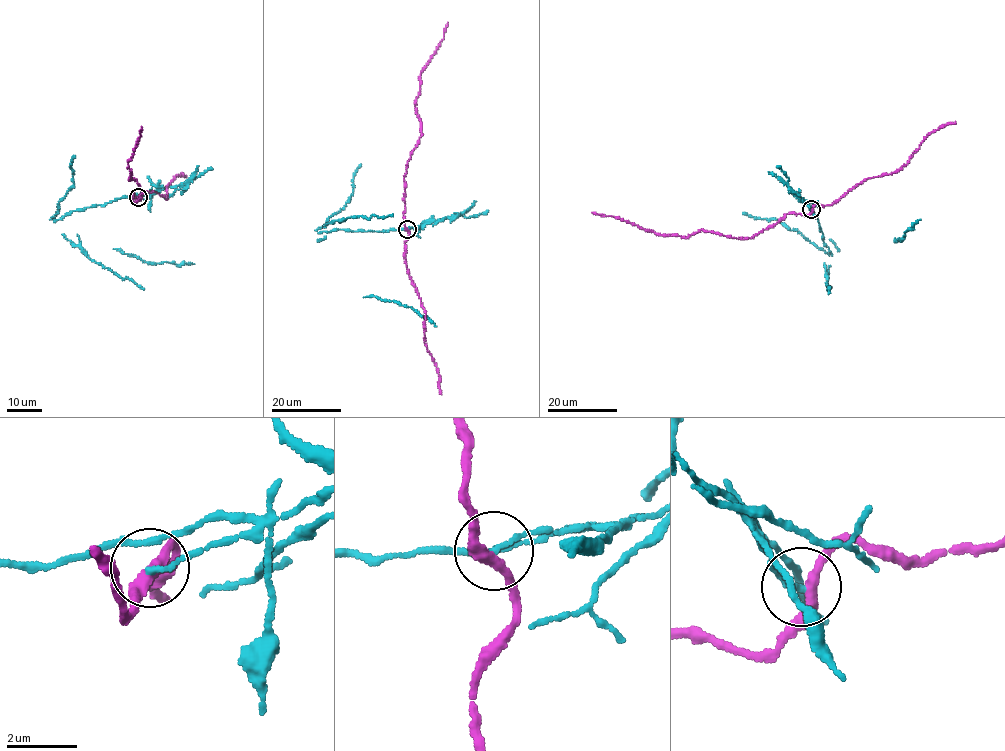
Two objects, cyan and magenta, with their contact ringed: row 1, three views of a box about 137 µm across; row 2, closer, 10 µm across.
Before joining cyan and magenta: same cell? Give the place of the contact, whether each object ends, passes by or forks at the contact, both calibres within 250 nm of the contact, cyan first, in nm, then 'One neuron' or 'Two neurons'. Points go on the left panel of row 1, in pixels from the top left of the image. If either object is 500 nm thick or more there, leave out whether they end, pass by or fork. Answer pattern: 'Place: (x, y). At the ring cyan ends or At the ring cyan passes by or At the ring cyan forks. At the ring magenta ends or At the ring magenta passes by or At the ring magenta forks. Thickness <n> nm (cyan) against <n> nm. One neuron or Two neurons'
Place: (138, 197). At the ring cyan ends. At the ring magenta passes by. Thickness 150 nm (cyan) against 320 nm. Two neurons

